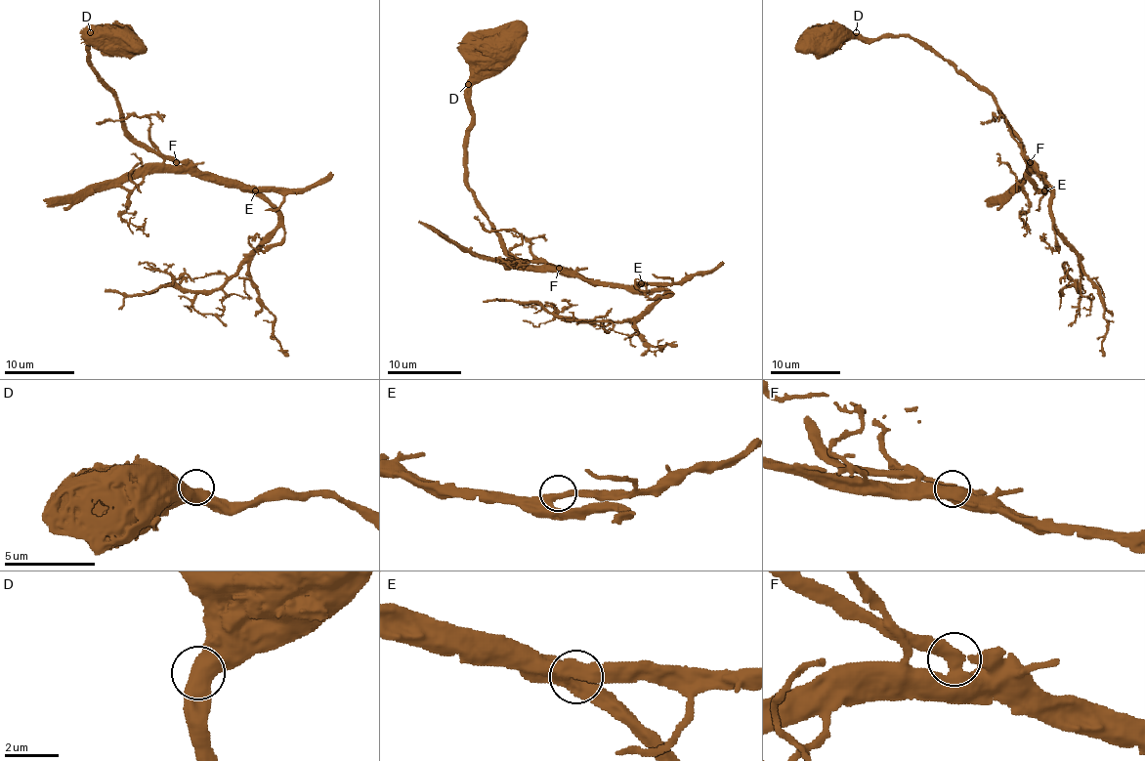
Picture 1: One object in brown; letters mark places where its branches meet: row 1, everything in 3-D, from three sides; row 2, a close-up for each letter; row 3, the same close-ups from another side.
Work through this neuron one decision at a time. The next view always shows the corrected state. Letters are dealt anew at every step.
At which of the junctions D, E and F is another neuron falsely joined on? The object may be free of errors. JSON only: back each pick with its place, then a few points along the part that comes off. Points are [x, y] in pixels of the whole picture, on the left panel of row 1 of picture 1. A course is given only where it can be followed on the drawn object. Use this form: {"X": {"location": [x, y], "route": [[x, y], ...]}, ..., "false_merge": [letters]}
{"false_merge": []}

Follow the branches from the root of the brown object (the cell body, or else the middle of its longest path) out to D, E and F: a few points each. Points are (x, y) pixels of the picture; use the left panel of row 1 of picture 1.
D: (121, 38), (125, 34), (120, 27), (99, 27), (90, 32)
E: (121, 38), (123, 29), (90, 36), (88, 63), (112, 94), (123, 127), (165, 155), (255, 190)
F: (121, 38), (123, 29), (90, 36), (88, 63), (112, 94), (123, 127), (176, 162)

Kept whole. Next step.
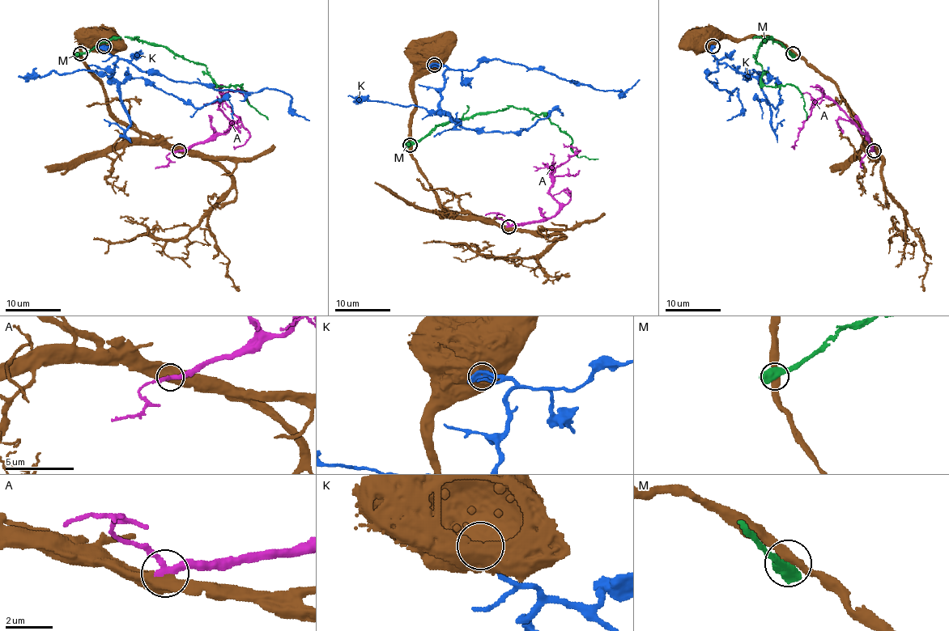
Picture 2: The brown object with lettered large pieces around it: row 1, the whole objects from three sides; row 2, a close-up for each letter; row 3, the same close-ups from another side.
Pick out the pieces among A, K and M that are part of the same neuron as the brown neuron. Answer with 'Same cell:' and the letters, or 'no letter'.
Same cell: A

